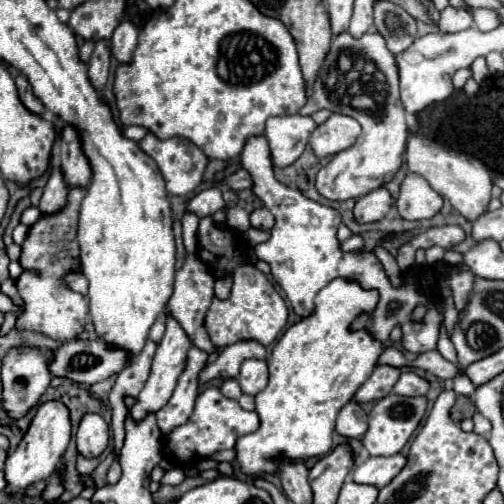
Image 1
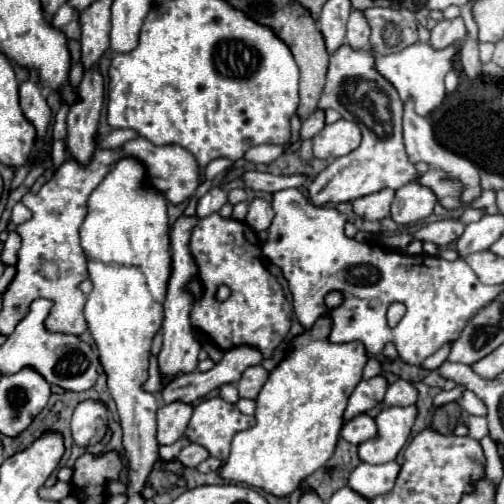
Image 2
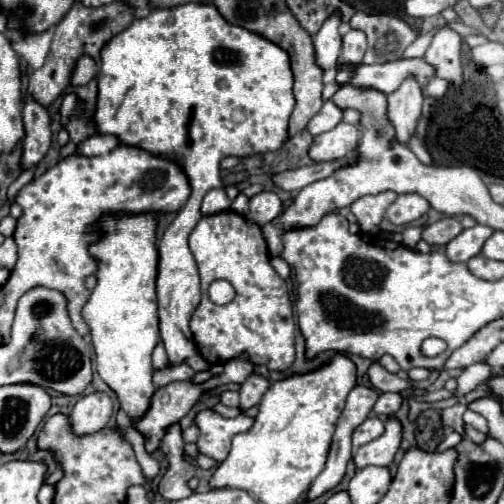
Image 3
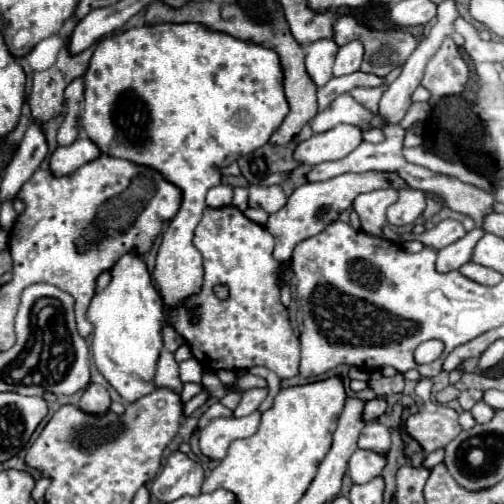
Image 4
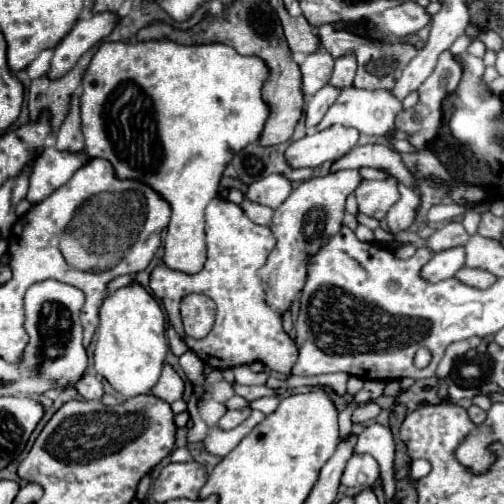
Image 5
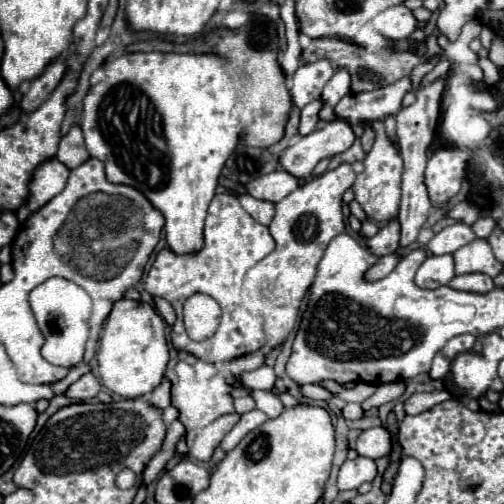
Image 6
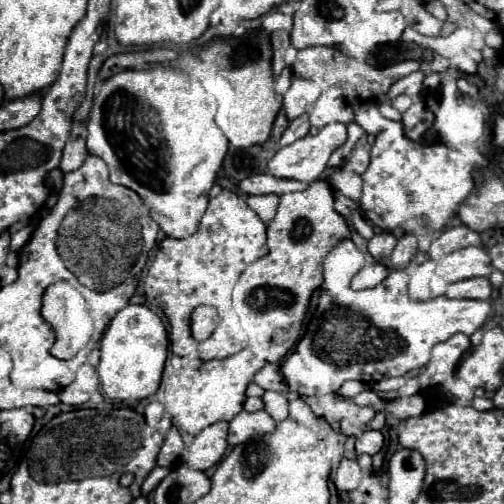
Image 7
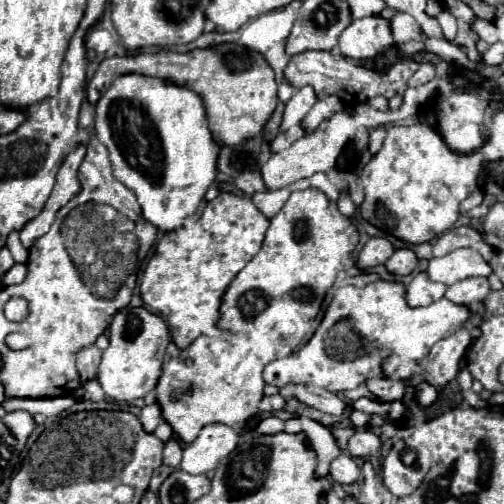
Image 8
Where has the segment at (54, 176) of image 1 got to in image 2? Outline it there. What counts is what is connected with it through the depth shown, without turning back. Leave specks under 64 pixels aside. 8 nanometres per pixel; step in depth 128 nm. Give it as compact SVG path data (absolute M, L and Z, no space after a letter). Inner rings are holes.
M56 140L56 142L52 144L52 162L54 162L54 166L58 168L66 158L68 158L66 142L64 142L64 140Z

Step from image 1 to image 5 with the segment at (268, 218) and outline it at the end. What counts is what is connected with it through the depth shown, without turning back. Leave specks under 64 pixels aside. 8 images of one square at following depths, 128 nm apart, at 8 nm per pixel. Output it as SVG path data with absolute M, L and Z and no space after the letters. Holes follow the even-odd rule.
M272 174L248 186L246 198L270 208L278 208L292 192L292 182L282 174Z

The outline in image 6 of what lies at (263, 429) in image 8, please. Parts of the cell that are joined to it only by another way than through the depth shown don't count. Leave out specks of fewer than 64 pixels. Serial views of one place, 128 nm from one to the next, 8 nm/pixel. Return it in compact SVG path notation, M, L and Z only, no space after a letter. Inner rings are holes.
M252 410L252 412L246 412L244 416L240 416L240 420L238 420L238 424L224 436L224 440L222 440L222 444L220 444L220 448L222 450L226 450L226 452L230 452L232 448L236 448L236 444L248 434L248 432L252 432L252 428L258 428L260 424L264 424L268 420L268 416L264 414L264 412L260 412L260 410Z

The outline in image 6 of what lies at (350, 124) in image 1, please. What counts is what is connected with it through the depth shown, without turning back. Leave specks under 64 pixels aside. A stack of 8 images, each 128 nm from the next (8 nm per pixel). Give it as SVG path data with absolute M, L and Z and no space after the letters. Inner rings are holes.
M330 122L324 128L316 128L308 136L302 136L296 144L288 146L280 154L280 166L296 178L310 178L314 166L322 158L332 158L348 150L354 138L356 136L346 122Z

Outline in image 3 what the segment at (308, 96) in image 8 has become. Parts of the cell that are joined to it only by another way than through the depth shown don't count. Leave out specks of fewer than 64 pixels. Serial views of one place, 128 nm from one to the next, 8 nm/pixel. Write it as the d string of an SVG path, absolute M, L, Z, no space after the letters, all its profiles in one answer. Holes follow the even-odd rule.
M332 14L324 26L320 28L320 32L314 36L314 50L316 50L316 64L318 68L322 68L324 72L330 68L336 68L336 60L340 56L340 48L342 48L342 38L338 34L340 28L340 16Z

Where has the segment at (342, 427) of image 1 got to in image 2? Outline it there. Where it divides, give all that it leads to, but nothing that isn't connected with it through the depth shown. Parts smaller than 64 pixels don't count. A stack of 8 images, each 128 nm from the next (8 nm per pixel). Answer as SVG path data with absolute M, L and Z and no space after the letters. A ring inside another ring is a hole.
M360 414L360 416L356 416L354 420L350 420L348 424L344 424L344 428L342 428L340 434L342 434L342 438L344 438L346 442L358 446L358 444L370 440L372 436L376 436L376 432L378 432L376 420L370 418L368 414Z

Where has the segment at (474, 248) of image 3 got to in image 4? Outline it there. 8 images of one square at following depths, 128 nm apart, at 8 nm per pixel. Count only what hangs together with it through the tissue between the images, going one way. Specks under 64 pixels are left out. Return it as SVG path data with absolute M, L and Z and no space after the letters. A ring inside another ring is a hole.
M474 228L472 232L468 232L464 238L460 238L458 242L438 250L438 260L436 260L436 270L438 272L450 272L450 270L458 270L462 264L466 264L472 256L472 250L476 246L476 242L480 240L484 232L480 228Z

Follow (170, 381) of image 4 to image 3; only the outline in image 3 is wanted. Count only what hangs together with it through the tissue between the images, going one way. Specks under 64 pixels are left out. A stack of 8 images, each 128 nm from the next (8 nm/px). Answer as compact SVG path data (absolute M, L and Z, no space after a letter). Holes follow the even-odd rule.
M162 342L154 348L152 362L154 362L154 368L156 368L156 370L162 370L162 368L170 368L170 366L172 366L172 364L168 362L168 356L166 356L166 350L164 350L164 344L162 344Z

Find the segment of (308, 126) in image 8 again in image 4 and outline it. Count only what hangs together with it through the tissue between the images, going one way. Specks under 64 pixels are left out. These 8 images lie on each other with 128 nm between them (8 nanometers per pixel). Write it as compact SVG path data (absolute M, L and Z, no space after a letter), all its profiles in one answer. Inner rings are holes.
M358 40L348 42L346 46L342 46L336 54L336 62L334 62L334 76L344 76L344 74L352 74L360 70L362 64L362 54L364 48Z

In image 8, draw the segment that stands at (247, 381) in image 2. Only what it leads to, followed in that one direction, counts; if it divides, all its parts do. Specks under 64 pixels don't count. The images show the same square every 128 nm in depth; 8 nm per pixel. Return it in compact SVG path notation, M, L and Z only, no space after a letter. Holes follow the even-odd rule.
M222 424L206 426L200 436L184 446L180 470L190 476L202 476L208 470L214 470L216 464L226 458L238 442L238 432Z

